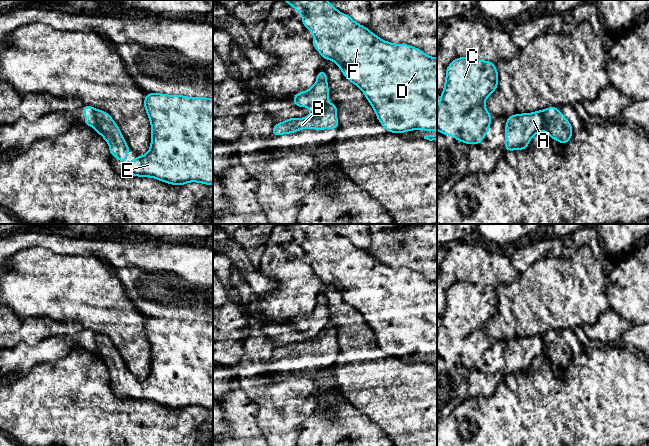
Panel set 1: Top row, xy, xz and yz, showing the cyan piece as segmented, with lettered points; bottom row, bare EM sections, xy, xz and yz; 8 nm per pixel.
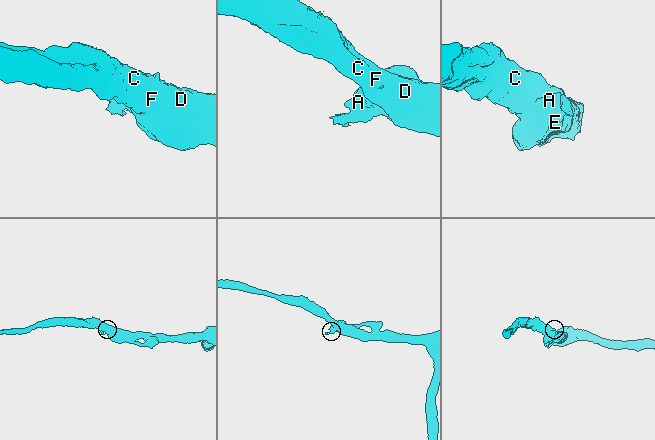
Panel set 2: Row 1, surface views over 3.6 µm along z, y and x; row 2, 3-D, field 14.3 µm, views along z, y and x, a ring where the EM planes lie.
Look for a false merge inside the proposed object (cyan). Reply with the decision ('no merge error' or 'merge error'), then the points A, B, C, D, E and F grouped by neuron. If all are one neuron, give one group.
merge error; groups A / B C D E F

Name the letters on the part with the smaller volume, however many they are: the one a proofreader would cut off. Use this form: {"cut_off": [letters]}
{"cut_off": ["A"]}

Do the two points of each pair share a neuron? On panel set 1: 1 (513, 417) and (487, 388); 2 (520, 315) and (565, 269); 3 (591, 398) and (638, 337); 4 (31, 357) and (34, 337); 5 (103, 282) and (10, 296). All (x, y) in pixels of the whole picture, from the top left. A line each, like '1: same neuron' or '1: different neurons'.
1: different neurons
2: same neuron
3: different neurons
4: different neurons
5: same neuron

